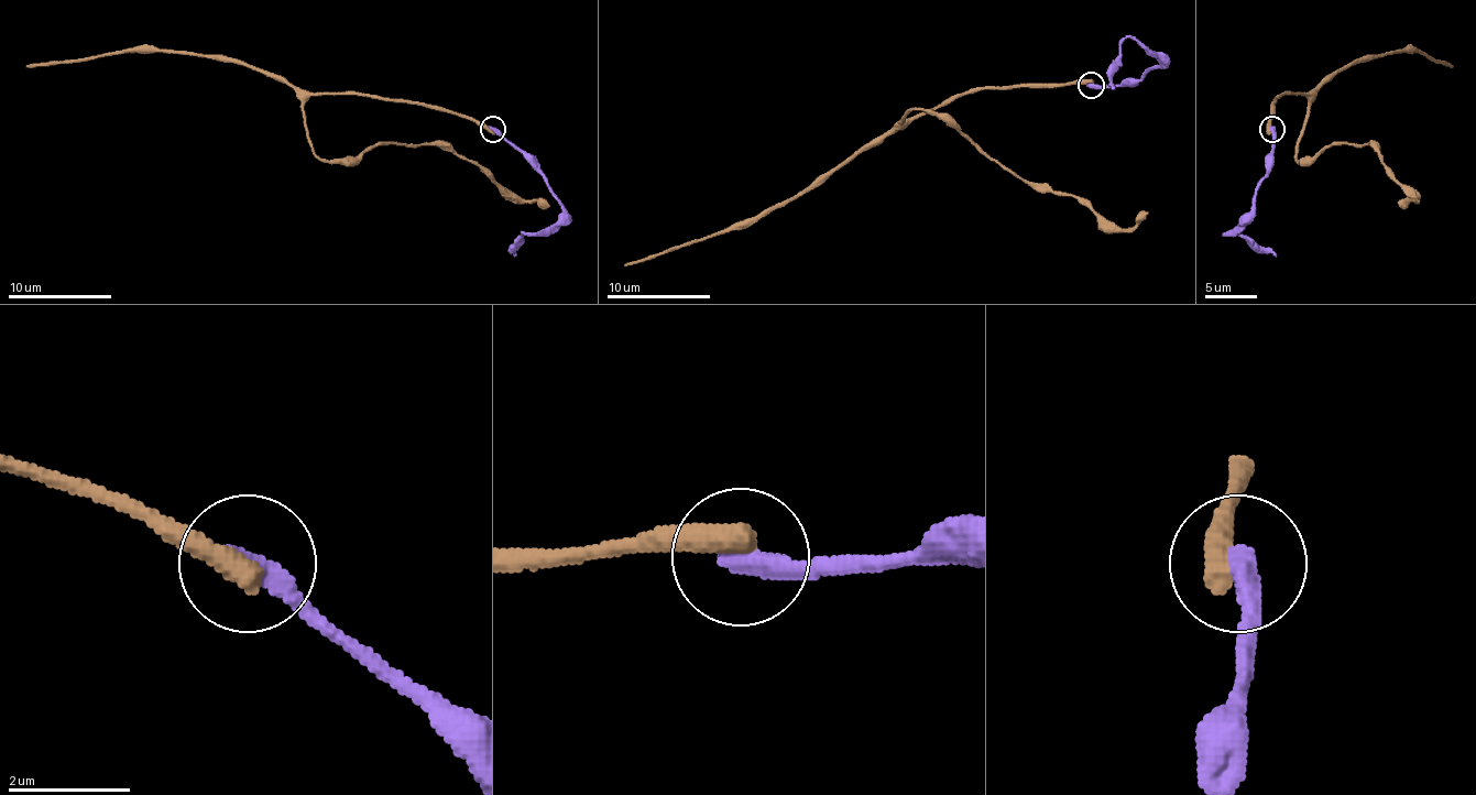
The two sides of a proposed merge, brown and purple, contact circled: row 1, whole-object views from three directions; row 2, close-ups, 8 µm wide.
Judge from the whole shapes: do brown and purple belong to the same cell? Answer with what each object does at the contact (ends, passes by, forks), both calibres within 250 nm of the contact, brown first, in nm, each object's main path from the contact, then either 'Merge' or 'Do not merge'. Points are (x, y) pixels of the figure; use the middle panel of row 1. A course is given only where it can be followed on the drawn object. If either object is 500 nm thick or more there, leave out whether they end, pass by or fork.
At the ring brown ends. At the ring purple ends. Thickness 460 nm (brown) against 380 nm. Course of brown: (1090, 83), (958, 94), (900, 119), (921, 109), (944, 113), (1028, 182), (1074, 195), (1118, 228), (1145, 210). Course of purple: (1090, 86), (1132, 86), (1160, 65), (1149, 52), (1126, 36), (1122, 60), (1111, 73), (1113, 88). Do not merge

